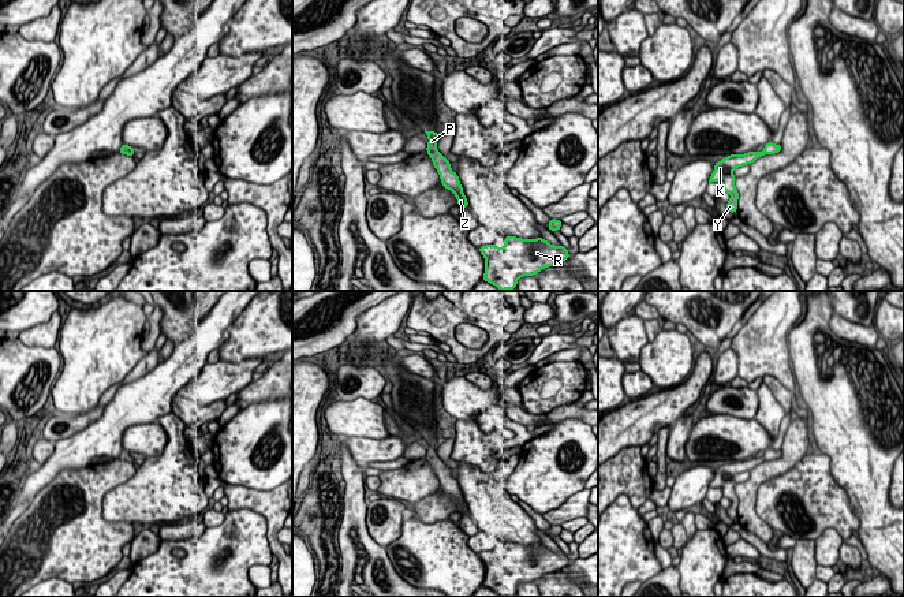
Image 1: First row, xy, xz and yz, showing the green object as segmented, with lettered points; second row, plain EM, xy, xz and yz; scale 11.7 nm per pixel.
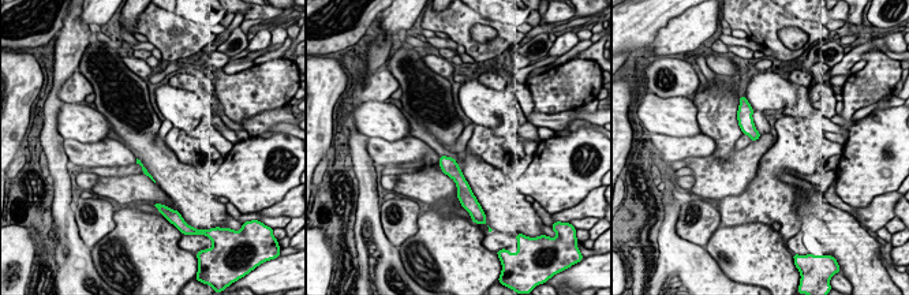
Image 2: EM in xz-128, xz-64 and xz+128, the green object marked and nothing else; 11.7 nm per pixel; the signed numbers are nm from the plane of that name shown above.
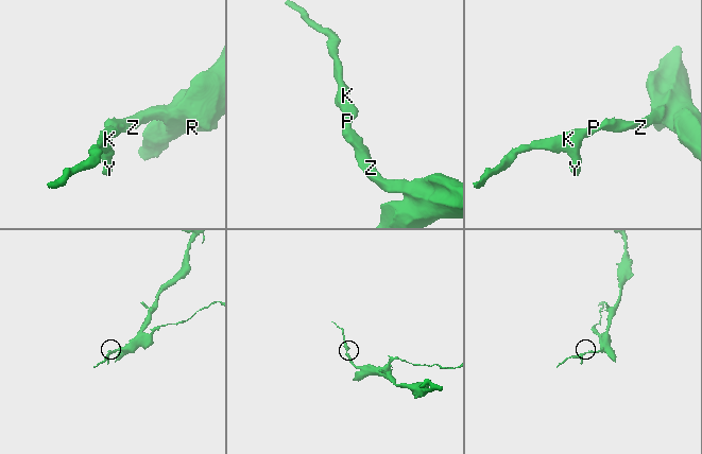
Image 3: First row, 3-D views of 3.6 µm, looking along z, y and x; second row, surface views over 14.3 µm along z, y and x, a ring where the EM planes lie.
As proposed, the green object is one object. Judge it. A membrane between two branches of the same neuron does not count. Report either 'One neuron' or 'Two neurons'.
One neuron

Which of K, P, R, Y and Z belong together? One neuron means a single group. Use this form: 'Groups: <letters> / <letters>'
Groups: K P R Y Z

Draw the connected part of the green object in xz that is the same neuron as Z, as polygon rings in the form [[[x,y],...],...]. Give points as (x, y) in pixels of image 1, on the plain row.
[[[425,437],[425,439],[429,444],[426,458],[430,462],[433,471],[440,481],[441,490],[456,501],[460,514],[467,514],[468,507],[463,499],[463,493],[460,490],[457,480],[451,475],[451,469],[442,462],[442,459],[437,456],[436,449],[437,445],[440,444],[440,439],[434,437]]]

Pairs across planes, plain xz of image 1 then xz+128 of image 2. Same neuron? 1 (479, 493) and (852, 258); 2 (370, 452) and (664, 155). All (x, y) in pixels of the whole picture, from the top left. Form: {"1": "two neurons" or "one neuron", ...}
{"1": "one neuron", "2": "one neuron"}

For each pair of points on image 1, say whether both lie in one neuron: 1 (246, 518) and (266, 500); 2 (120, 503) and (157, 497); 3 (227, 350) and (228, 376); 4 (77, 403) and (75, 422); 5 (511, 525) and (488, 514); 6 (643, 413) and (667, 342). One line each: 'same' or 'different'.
1: different
2: same
3: different
4: different
5: same
6: different

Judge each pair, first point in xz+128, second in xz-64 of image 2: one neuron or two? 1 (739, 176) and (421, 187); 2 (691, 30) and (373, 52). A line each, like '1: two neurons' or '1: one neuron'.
1: one neuron
2: two neurons

